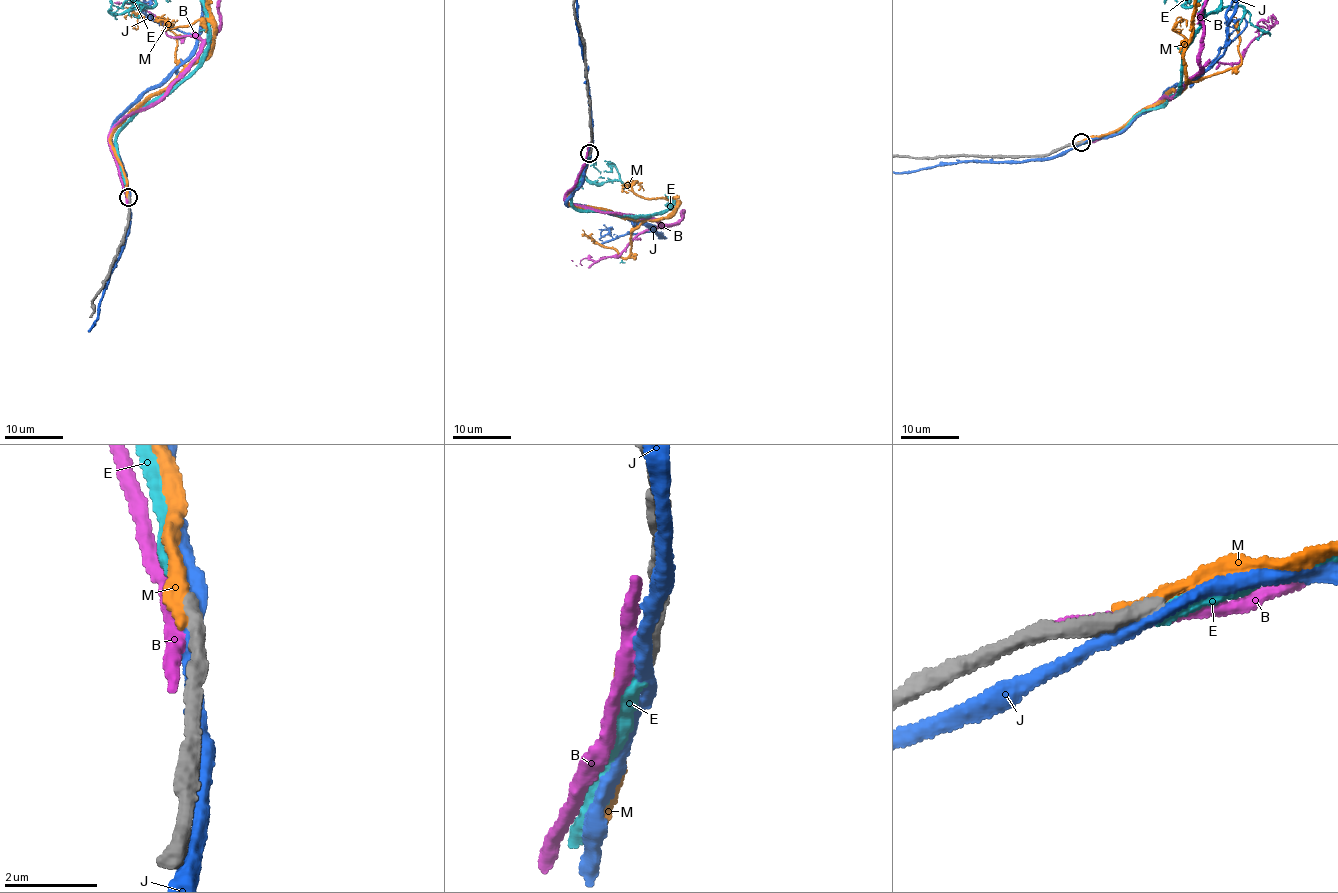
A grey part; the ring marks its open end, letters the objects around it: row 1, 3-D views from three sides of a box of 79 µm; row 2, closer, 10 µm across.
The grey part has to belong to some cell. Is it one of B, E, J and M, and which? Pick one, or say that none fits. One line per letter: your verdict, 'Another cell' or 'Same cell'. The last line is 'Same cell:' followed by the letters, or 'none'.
B: Another cell
E: Another cell
J: Another cell
M: Same cell
Same cell: M

